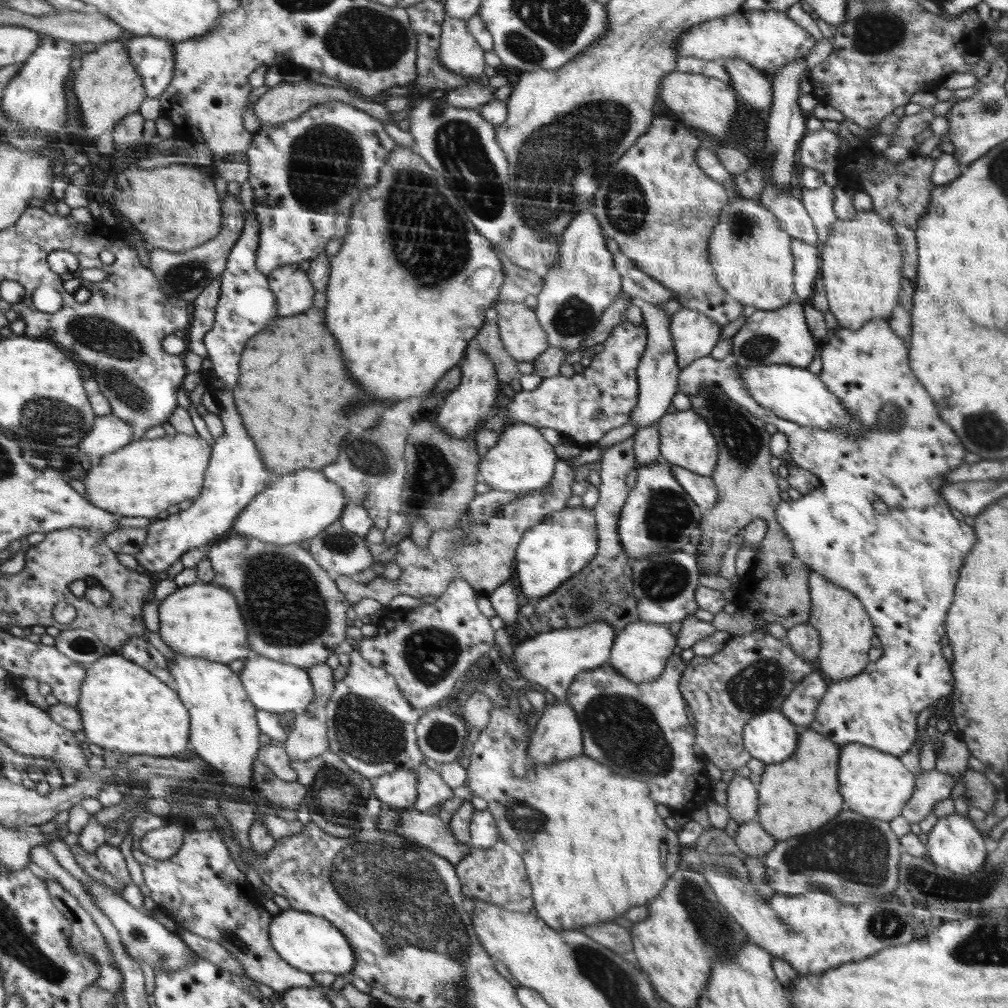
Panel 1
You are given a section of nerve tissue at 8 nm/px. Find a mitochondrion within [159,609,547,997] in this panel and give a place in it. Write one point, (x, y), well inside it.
(364, 729)

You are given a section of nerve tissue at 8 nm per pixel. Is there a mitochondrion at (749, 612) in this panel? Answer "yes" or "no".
no

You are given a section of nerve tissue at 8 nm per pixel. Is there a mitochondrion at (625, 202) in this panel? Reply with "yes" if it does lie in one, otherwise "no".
yes

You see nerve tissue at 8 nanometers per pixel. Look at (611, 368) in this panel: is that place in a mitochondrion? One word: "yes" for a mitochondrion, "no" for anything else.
no

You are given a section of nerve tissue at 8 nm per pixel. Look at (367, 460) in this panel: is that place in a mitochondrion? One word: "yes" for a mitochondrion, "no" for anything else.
yes

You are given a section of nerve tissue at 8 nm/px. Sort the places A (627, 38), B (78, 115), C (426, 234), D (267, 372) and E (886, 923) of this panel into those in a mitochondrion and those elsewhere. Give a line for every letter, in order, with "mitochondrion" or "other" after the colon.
A: other
B: other
C: mitochondrion
D: other
E: mitochondrion

